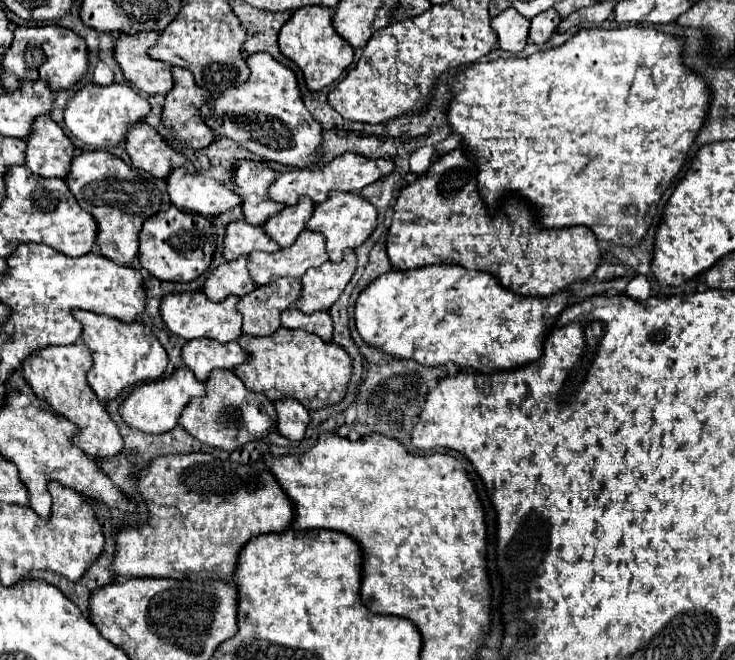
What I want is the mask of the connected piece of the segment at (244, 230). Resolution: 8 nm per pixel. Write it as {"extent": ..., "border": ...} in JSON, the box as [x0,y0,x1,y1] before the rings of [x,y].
{"extent":[223,220,279,260],"border":[[[245,220],[227,224],[225,238],[223,238],[223,258],[235,260],[235,258],[245,256],[253,250],[277,252],[279,246],[269,236],[265,236],[259,226],[253,226]]]}

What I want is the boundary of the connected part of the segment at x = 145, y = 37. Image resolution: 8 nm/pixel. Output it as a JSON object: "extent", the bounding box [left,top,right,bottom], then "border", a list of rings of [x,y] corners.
{"extent":[113,30,173,94],"border":[[[153,30],[137,34],[119,32],[113,46],[113,58],[125,80],[145,94],[167,94],[173,86],[171,66],[161,60],[153,60],[147,54],[147,48],[153,46],[157,38],[159,34]]]}

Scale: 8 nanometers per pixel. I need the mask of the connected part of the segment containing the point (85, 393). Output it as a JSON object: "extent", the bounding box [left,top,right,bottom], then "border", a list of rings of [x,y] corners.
{"extent":[23,342,123,458],"border":[[[75,342],[69,346],[47,346],[45,350],[37,350],[25,358],[23,376],[31,384],[35,394],[39,394],[39,398],[51,404],[53,412],[63,414],[79,428],[77,436],[71,440],[73,446],[79,446],[87,456],[109,458],[121,452],[123,440],[117,426],[109,418],[105,404],[97,398],[97,394],[85,380],[91,364],[91,352],[83,342]]]}

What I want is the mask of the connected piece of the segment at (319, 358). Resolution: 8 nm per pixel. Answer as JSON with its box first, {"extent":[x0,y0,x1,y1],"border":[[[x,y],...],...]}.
{"extent":[233,328,351,410],"border":[[[279,328],[265,338],[241,334],[237,342],[243,346],[249,358],[245,364],[235,366],[233,372],[245,382],[247,390],[263,392],[271,402],[279,398],[297,398],[307,410],[337,404],[345,396],[351,376],[351,358],[341,346],[331,342],[325,344],[315,334],[289,328]]]}

